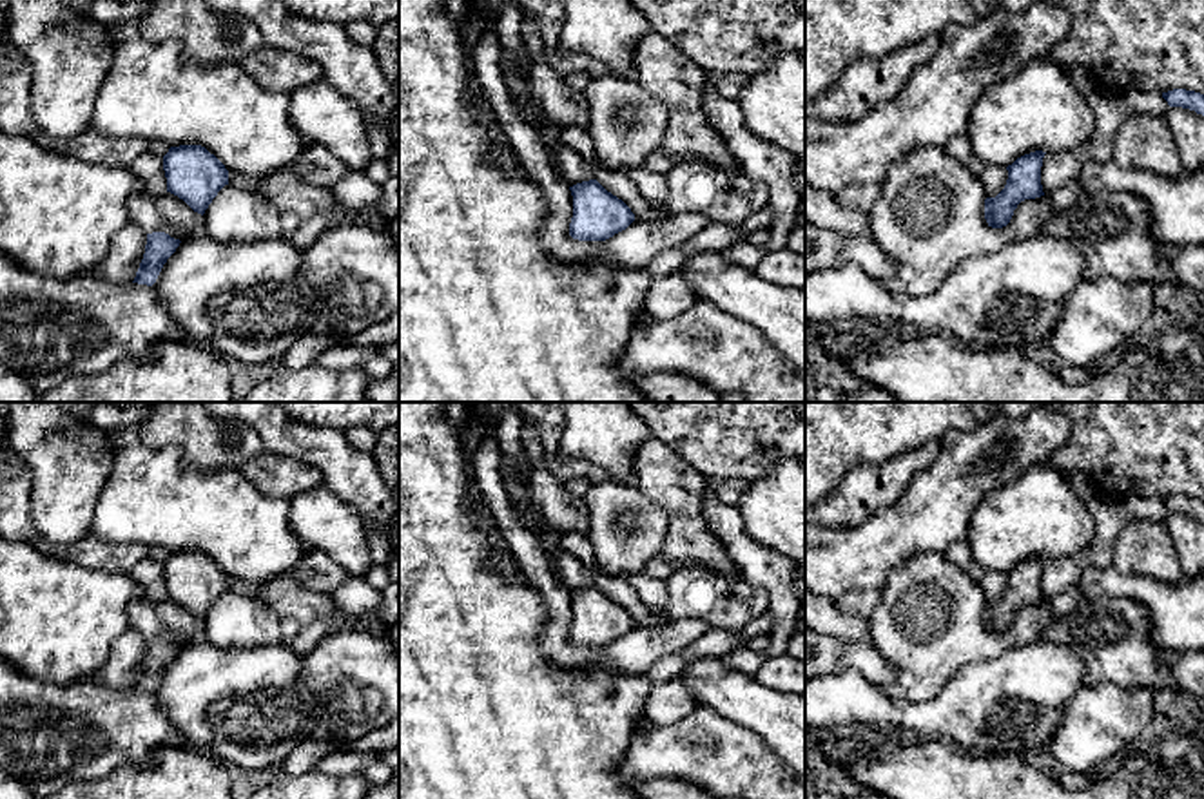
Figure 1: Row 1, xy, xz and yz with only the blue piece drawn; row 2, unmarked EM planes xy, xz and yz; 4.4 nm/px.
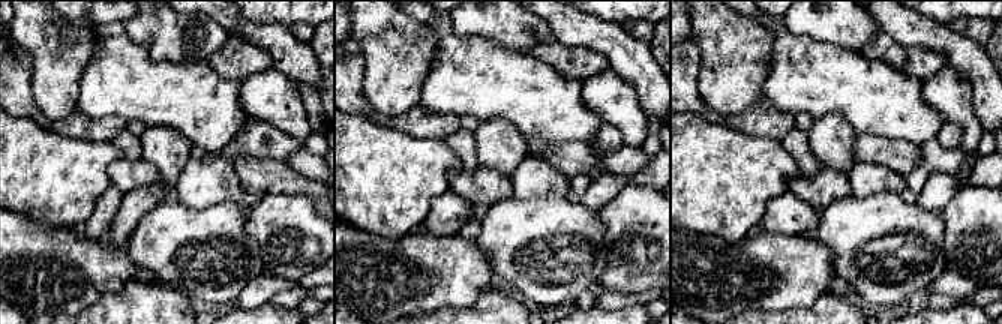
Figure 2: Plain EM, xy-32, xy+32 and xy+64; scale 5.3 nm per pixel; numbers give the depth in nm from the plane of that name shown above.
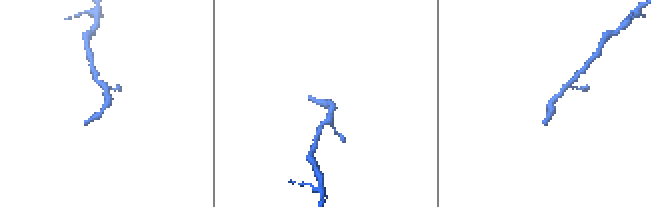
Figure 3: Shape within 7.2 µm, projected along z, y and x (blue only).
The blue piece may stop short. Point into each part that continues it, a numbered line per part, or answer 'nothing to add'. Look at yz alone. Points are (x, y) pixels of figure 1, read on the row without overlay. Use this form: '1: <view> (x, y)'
nothing to add

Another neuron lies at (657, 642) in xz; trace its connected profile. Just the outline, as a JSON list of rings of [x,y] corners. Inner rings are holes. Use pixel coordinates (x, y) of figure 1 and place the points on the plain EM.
[[[671,618],[664,625],[635,625],[626,636],[602,647],[618,676],[646,674],[655,661],[682,650],[713,627],[696,618]]]

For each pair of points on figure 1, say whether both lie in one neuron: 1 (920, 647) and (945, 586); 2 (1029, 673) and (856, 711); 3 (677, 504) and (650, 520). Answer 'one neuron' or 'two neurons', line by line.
1: one neuron
2: one neuron
3: two neurons

